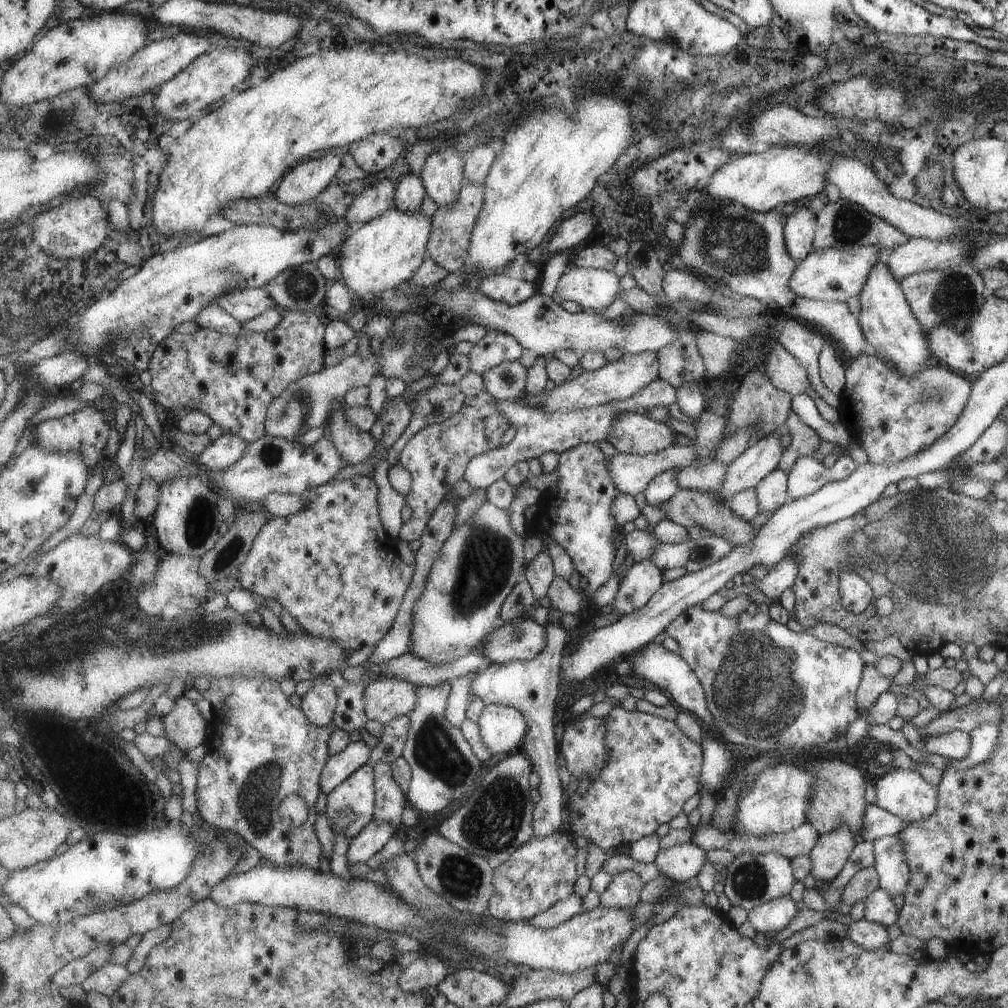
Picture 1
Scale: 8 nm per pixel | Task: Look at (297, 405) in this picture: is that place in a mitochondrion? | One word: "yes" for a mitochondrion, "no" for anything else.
yes

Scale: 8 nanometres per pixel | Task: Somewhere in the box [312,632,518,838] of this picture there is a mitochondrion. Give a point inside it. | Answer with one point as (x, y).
(434, 749)

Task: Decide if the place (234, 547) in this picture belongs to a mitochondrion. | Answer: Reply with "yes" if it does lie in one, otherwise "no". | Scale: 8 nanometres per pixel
yes

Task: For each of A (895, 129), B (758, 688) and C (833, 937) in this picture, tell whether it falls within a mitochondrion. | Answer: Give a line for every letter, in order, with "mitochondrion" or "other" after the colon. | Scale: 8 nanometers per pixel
A: other
B: mitochondrion
C: other

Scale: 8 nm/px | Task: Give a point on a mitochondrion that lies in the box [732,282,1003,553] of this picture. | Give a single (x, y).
(936, 395)

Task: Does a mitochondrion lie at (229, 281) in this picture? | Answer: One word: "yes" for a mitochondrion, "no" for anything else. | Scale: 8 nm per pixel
yes

